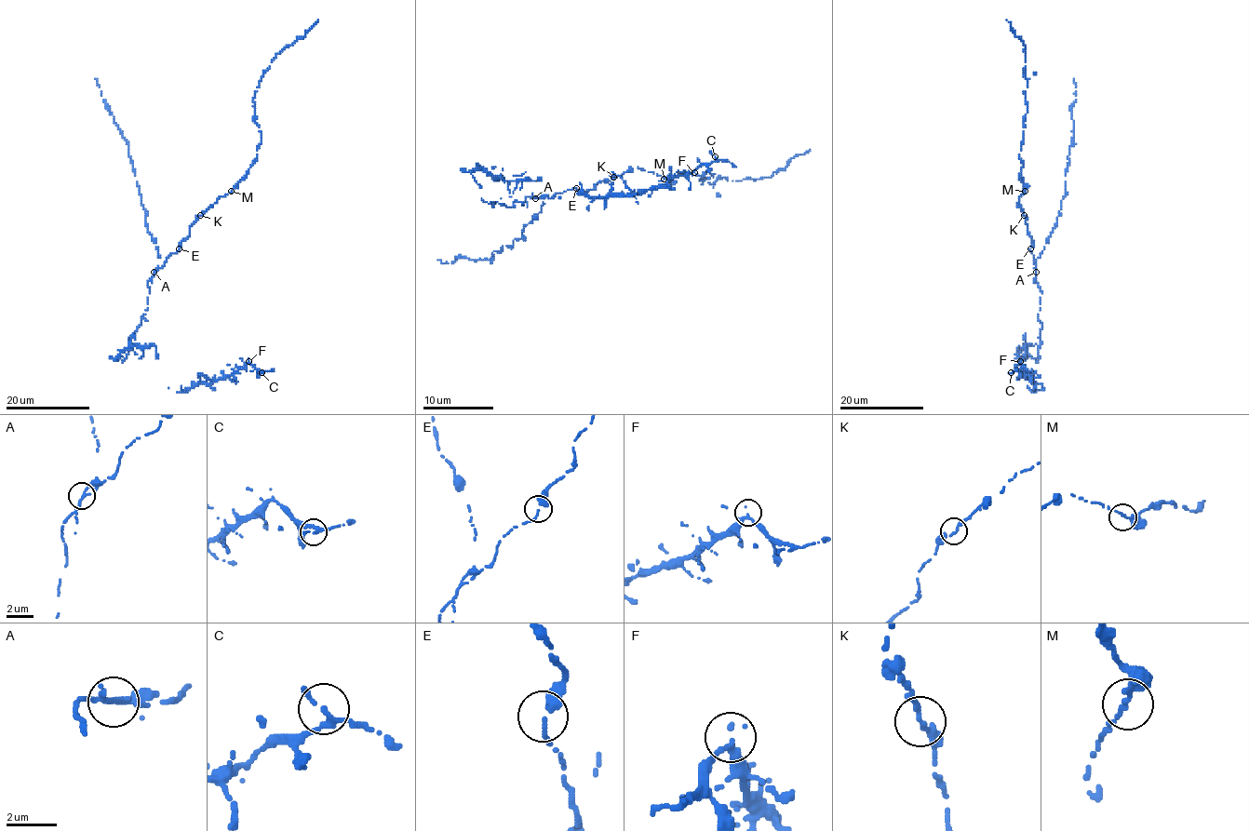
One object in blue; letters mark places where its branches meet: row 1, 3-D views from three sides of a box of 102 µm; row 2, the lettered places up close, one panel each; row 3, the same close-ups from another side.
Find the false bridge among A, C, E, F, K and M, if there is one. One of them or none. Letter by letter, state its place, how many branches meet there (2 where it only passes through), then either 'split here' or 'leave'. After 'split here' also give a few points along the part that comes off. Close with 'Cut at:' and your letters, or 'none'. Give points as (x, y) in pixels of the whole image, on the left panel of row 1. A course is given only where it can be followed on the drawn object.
A: (154, 272) | 2 | split here
C: (261, 372) | 2 | leave
E: (179, 248) | 2 | leave
F: (248, 361) | 2 | leave
K: (200, 215) | 2 | leave
M: (231, 191) | 2 | leave
Cut at: A

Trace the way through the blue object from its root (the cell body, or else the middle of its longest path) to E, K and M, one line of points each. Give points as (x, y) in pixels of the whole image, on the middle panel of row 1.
E: (546, 196), (552, 198), (557, 193), (576, 188)
K: (546, 196), (552, 198), (557, 193), (574, 188), (585, 193), (596, 186), (594, 184), (613, 177)
M: (546, 196), (552, 198), (557, 193), (574, 188), (585, 193), (601, 180), (610, 180), (637, 168), (664, 179)

